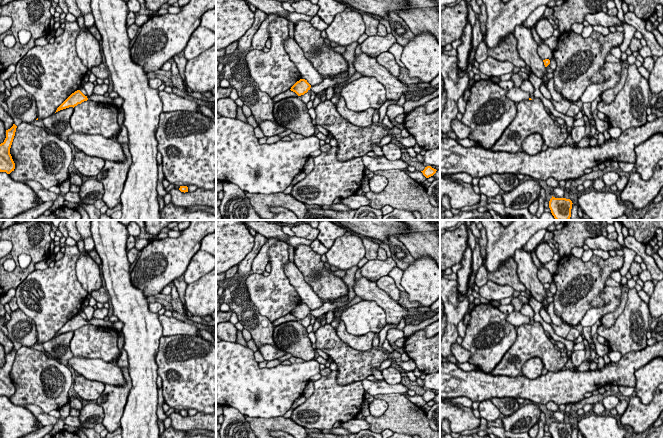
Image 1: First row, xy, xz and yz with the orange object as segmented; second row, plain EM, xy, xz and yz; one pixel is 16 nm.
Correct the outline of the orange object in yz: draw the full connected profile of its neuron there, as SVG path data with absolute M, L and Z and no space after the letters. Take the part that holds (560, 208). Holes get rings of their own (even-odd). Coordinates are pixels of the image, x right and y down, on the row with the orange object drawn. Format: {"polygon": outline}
{"polygon": "M552 198L549 201L549 208L556 220L569 220L571 217L572 201L566 198Z"}

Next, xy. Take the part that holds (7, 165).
{"polygon": "M13 126L6 130L6 138L3 143L0 144L0 172L6 172L10 174L15 169L15 163L10 154L10 148L15 136L17 126Z"}

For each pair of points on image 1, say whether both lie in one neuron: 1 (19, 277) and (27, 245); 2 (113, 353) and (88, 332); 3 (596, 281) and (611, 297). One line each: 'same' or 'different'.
1: same
2: same
3: different

